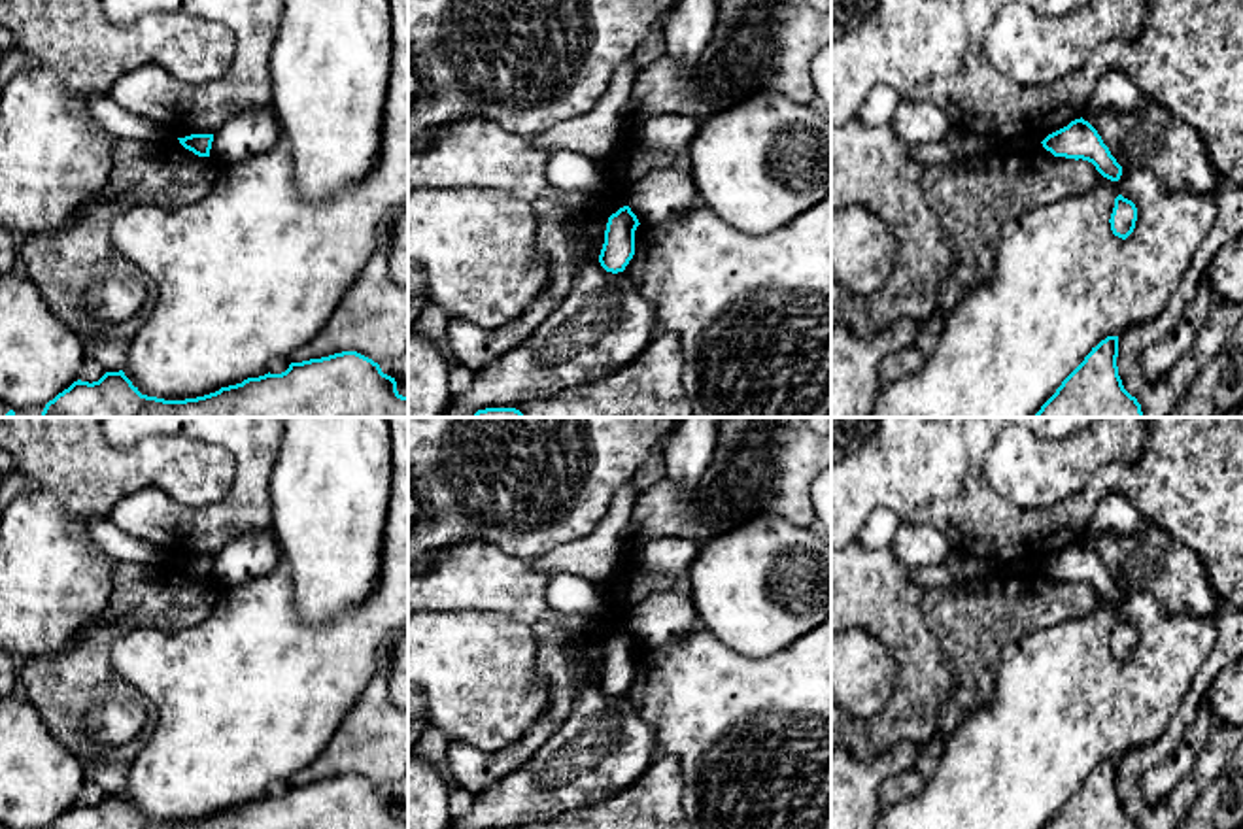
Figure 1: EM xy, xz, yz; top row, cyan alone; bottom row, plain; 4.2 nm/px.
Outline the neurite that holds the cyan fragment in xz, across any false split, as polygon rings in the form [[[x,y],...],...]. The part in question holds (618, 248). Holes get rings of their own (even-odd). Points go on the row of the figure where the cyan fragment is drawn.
[[[629,206],[620,208],[608,217],[604,230],[604,244],[599,262],[606,272],[623,272],[635,255],[635,230],[639,227],[637,215]]]

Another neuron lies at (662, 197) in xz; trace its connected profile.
[[[673,166],[635,179],[627,196],[627,206],[644,227],[674,223],[699,204],[691,174]]]

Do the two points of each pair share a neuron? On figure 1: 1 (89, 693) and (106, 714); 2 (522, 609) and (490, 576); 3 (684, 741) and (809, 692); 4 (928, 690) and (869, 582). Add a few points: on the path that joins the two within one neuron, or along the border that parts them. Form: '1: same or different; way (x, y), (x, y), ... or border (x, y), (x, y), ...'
1: different; border (101, 701), (85, 712), (84, 731), (108, 746)
2: same; way (514, 601), (497, 584)
3: same; way (715, 716), (739, 716), (758, 705), (779, 705)
4: same; way (922, 663), (888, 609)

